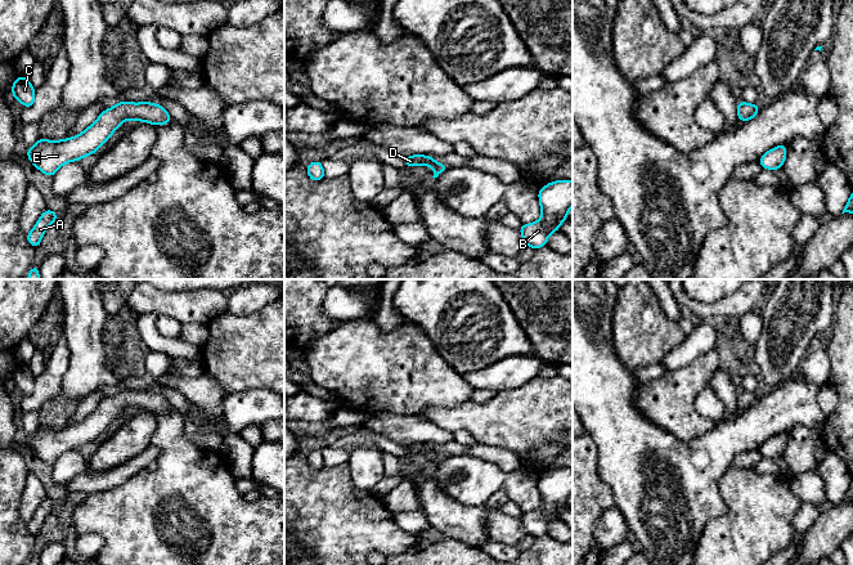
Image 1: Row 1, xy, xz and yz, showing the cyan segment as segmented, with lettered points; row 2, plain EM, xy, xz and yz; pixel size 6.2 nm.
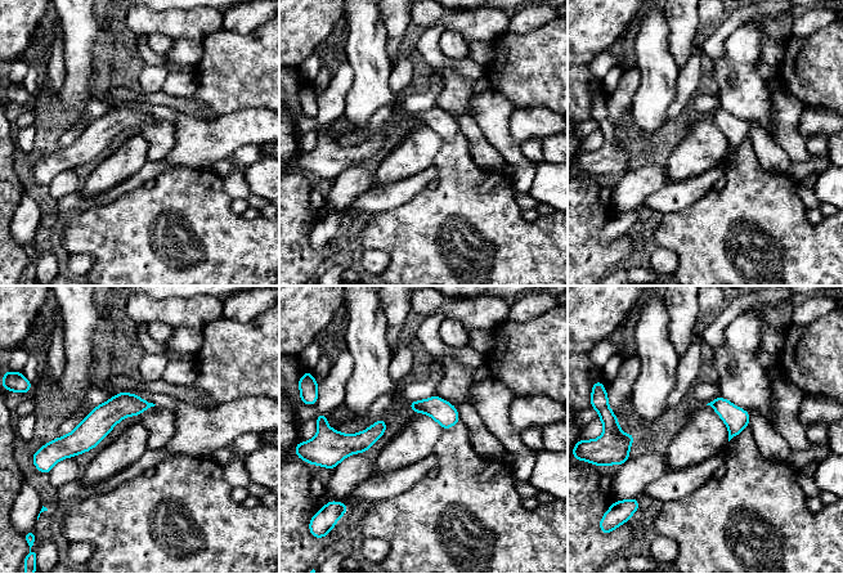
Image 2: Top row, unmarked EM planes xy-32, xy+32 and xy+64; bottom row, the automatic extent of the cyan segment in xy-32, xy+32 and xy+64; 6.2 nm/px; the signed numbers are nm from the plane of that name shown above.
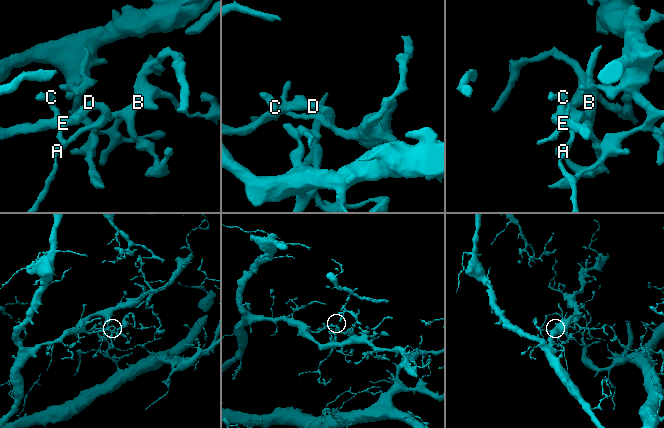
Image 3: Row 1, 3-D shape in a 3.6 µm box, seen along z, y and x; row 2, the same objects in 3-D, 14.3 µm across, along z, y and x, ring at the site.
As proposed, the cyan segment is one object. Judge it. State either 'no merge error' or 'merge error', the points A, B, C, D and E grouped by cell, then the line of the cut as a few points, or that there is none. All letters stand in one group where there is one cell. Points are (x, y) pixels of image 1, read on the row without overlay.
no merge error; A B C D E; no cut

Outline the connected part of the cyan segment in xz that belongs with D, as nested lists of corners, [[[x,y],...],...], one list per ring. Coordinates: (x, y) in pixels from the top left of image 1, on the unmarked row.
[[[413,443],[404,447],[405,456],[410,454],[427,454],[430,453],[434,457],[434,467],[437,466],[443,459],[445,459],[449,454],[444,452],[437,452],[432,444],[423,444],[423,443]]]

